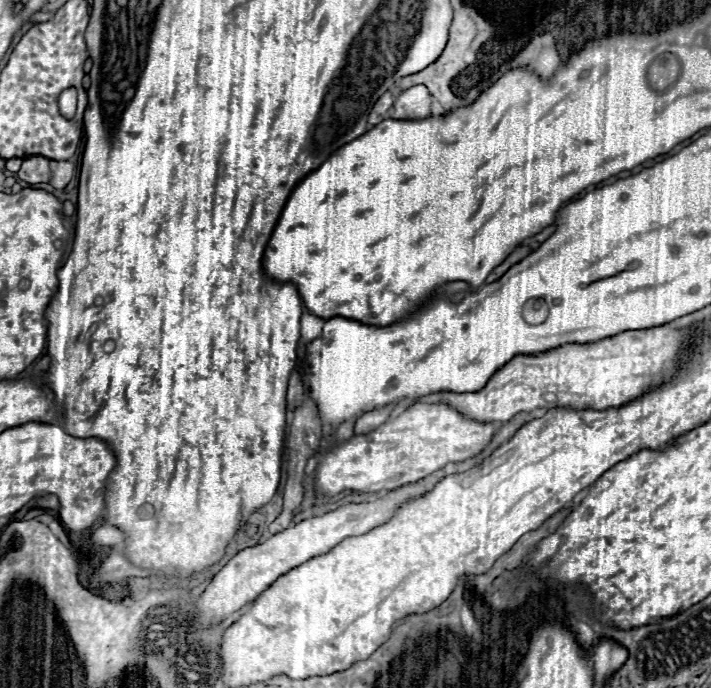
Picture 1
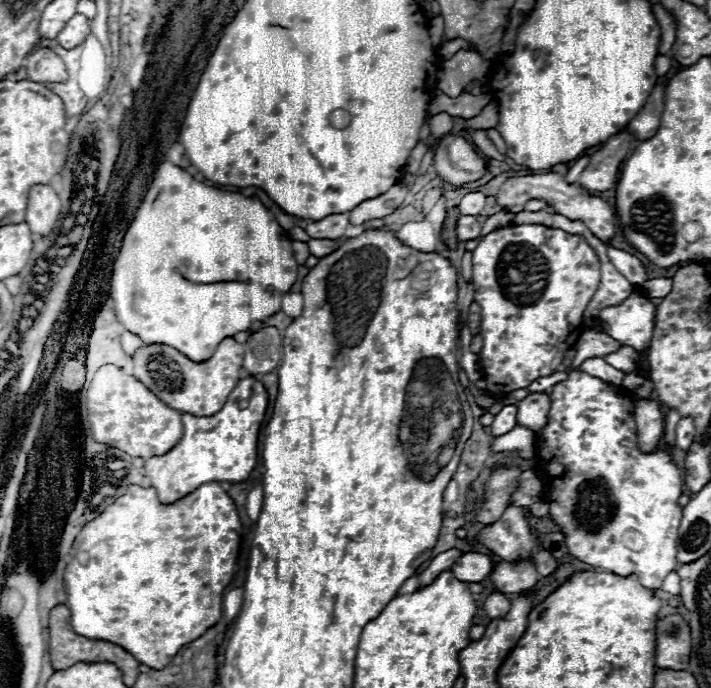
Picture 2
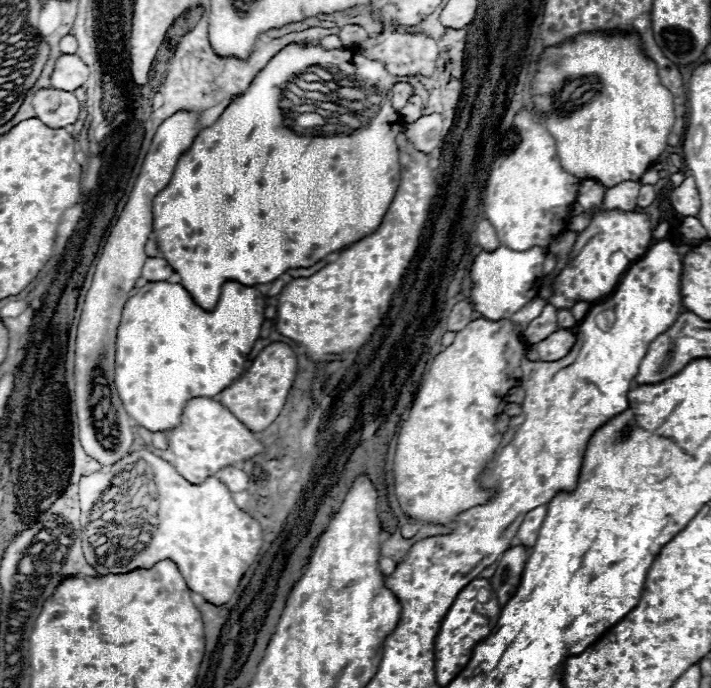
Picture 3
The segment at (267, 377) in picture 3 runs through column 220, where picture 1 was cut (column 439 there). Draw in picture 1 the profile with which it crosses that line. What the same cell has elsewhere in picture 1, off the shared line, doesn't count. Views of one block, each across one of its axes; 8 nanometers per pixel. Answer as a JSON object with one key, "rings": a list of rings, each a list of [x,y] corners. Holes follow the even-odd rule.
{"rings":[[[664,324],[664,326],[654,326],[648,330],[622,332],[618,336],[604,338],[594,344],[564,344],[564,346],[552,348],[550,352],[540,352],[534,356],[514,356],[500,370],[494,372],[494,376],[488,380],[488,384],[480,392],[466,392],[466,394],[438,392],[436,402],[448,404],[450,408],[462,412],[466,418],[472,418],[476,422],[508,422],[518,412],[532,412],[538,408],[556,408],[556,406],[572,406],[576,410],[582,410],[582,408],[604,410],[612,406],[622,406],[674,374],[680,362],[682,348],[686,346],[686,338],[688,338],[688,332],[676,330]]]}

